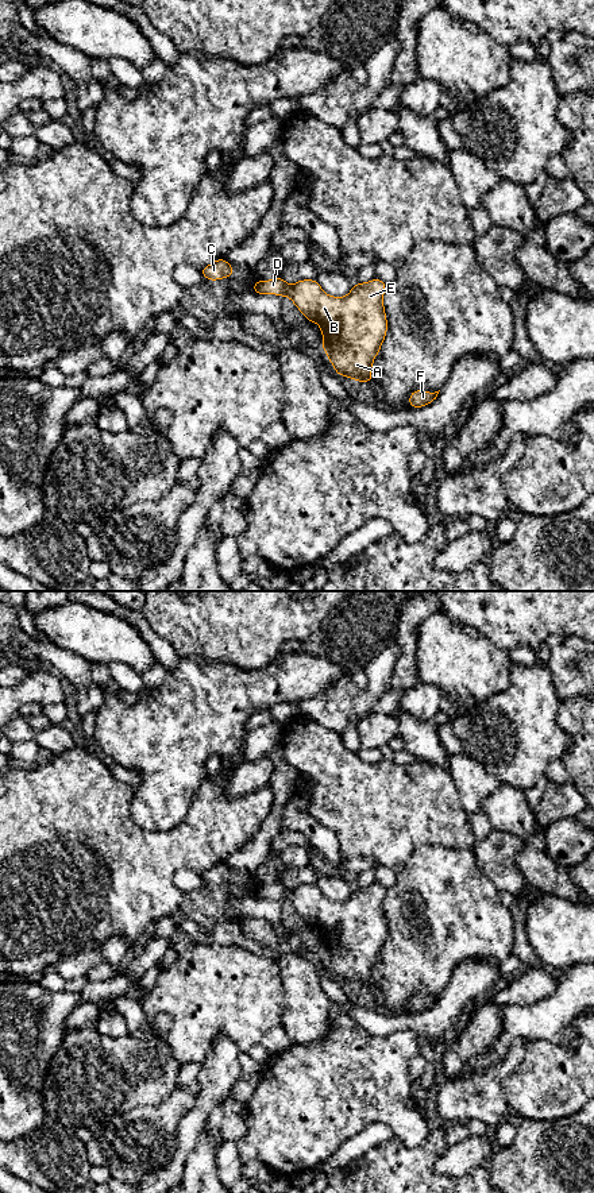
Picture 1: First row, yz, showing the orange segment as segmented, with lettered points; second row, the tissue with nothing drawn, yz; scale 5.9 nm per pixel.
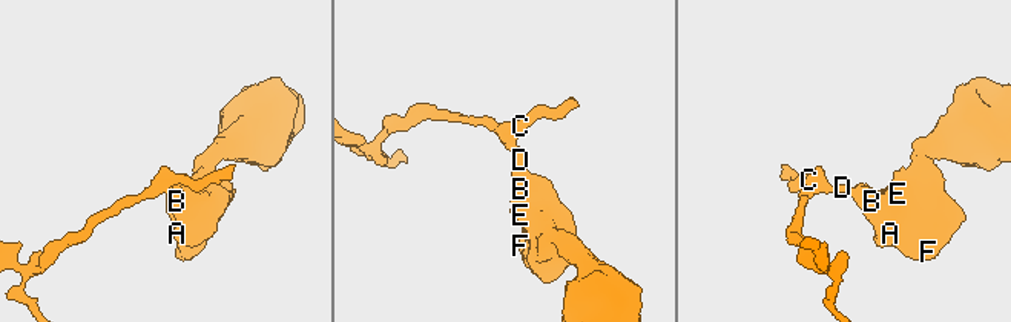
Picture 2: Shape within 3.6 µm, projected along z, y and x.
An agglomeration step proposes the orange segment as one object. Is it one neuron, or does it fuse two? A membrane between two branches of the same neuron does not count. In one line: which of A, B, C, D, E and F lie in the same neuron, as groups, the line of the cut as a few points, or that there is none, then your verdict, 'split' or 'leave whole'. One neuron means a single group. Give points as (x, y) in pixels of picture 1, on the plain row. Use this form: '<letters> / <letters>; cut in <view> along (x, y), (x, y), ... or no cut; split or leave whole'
A B C D E F; no cut; leave whole

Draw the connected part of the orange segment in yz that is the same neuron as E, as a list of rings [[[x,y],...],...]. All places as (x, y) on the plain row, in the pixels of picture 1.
[[[277,881],[270,885],[256,884],[252,896],[288,900],[308,926],[320,931],[320,951],[327,955],[336,980],[370,988],[373,966],[387,938],[383,911],[386,888],[374,883],[352,889],[346,901],[332,901],[316,884],[288,889],[282,881]]]

